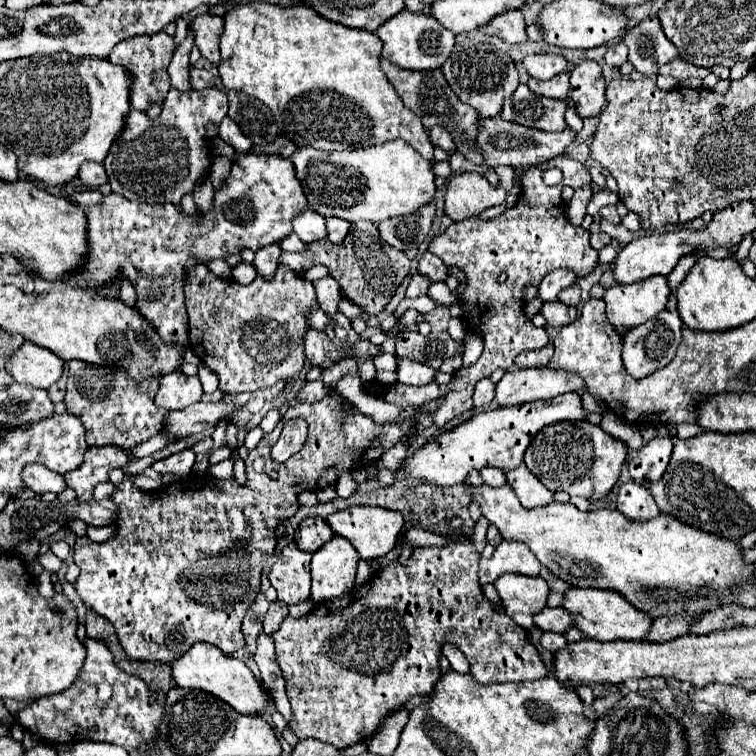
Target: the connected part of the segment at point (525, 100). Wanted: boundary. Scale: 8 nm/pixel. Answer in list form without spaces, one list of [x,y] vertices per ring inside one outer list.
[[[518,85],[514,95],[504,101],[500,117],[542,131],[564,131],[568,127],[564,119],[566,109],[566,101],[538,97],[526,85]]]

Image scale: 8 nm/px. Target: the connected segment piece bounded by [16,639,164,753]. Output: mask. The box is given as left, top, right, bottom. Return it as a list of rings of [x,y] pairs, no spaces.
[[[86,639],[84,645],[88,655],[78,679],[66,691],[28,703],[16,713],[18,723],[40,741],[50,745],[106,741],[120,745],[132,753],[134,749],[140,749],[142,743],[154,741],[164,715],[162,707],[156,701],[156,693],[150,691],[148,685],[142,683],[142,679],[120,671],[112,661],[112,653],[102,641]]]

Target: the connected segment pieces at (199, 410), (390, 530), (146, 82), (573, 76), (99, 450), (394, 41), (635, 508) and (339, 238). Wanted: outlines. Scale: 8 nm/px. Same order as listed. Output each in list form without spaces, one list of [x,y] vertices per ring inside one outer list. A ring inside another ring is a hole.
[[[198,401],[192,407],[186,407],[184,411],[170,411],[164,431],[168,435],[176,435],[176,437],[200,435],[204,431],[214,429],[220,421],[230,419],[238,409],[240,407],[234,403]]]
[[[366,505],[340,509],[340,511],[332,513],[326,521],[336,535],[346,537],[356,547],[360,559],[364,559],[364,561],[372,561],[372,559],[382,557],[388,551],[392,551],[402,527],[404,527],[402,513],[392,511],[392,509],[384,509],[384,507],[366,507]]]
[[[164,31],[156,35],[140,35],[136,39],[126,39],[124,43],[118,43],[112,49],[112,55],[108,57],[112,63],[126,67],[134,75],[134,85],[130,93],[130,103],[134,109],[148,111],[152,105],[164,105],[164,99],[170,91],[170,79],[168,79],[168,63],[174,53],[174,39],[166,35]]]
[[[582,61],[570,71],[570,99],[574,101],[576,113],[582,119],[600,115],[606,103],[604,91],[606,83],[598,63]]]
[[[102,445],[102,447],[88,447],[84,455],[84,463],[68,471],[64,475],[68,487],[72,487],[78,495],[78,501],[92,501],[94,487],[98,483],[110,481],[110,471],[124,467],[128,462],[134,461],[125,449],[116,445]]]
[[[406,9],[400,11],[400,15],[388,19],[384,25],[380,25],[376,35],[384,43],[382,57],[390,59],[394,65],[402,69],[412,69],[412,71],[428,71],[428,69],[442,67],[456,43],[454,33],[448,31],[442,23],[438,23],[434,17],[430,17],[424,11],[410,13]]]
[[[634,481],[620,487],[616,509],[630,521],[650,521],[660,513],[650,491]]]
[[[330,217],[328,223],[326,223],[326,227],[328,227],[328,239],[330,239],[332,243],[342,243],[344,237],[348,235],[352,223],[350,223],[350,221],[336,219],[336,217]]]

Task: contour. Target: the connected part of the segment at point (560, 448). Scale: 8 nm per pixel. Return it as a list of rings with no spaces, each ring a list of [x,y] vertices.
[[[582,419],[580,423],[554,423],[552,427],[544,427],[544,431],[540,431],[540,435],[536,435],[528,445],[524,463],[550,491],[566,491],[568,495],[598,501],[616,485],[626,455],[626,443],[614,439],[602,431],[602,427]]]

